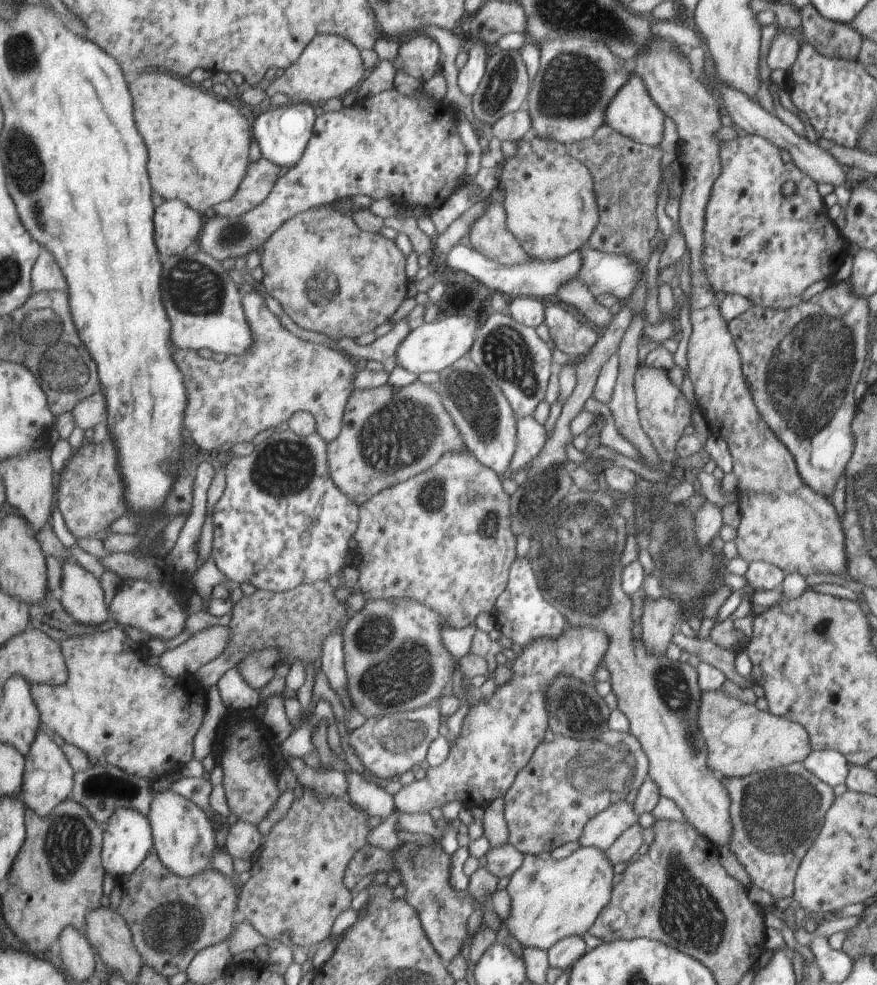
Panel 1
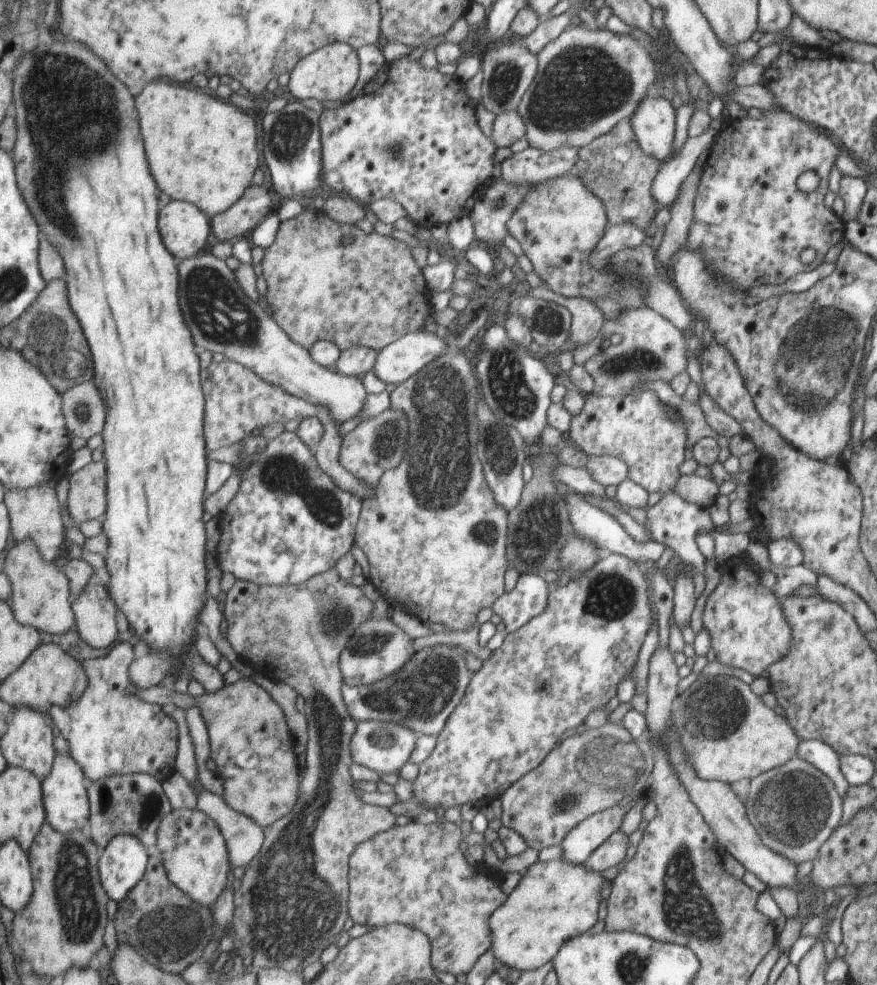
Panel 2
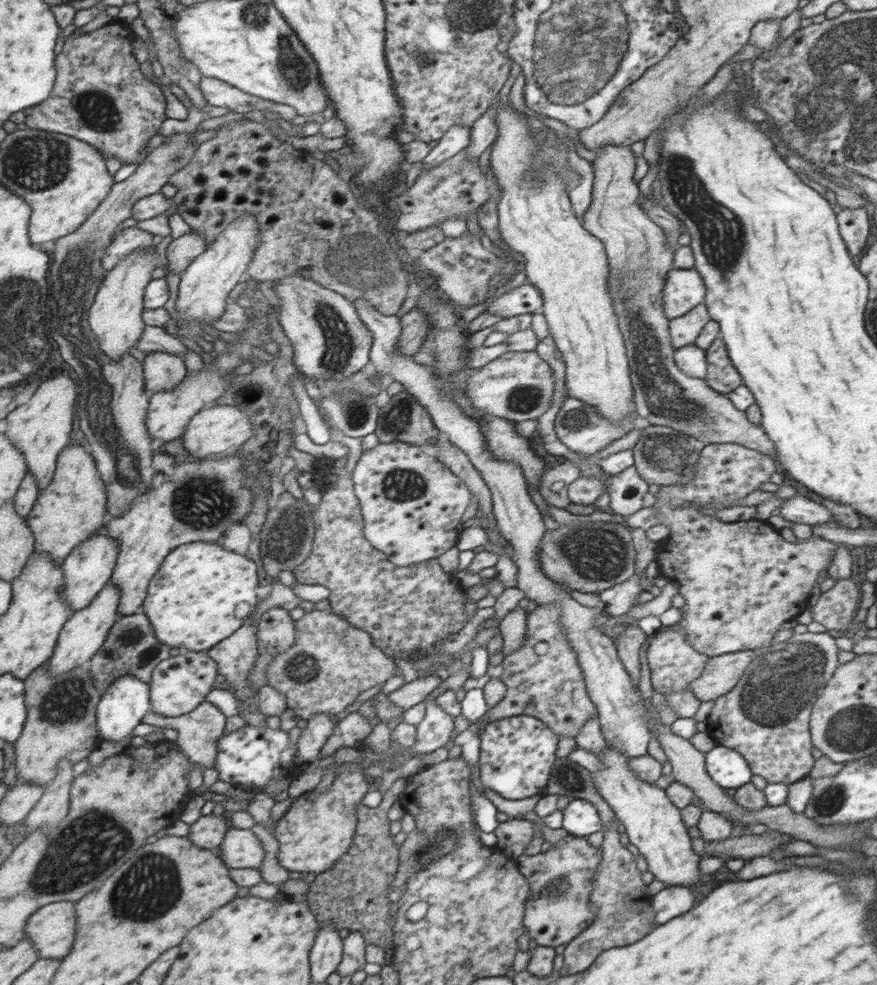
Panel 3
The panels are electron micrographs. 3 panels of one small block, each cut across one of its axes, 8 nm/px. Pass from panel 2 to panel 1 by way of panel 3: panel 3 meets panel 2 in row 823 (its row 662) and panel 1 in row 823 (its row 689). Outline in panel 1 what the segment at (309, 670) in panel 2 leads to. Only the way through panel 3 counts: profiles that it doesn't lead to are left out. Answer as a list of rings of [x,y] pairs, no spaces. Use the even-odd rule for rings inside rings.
[[[304,790],[301,798],[292,804],[287,818],[283,818],[279,824],[273,826],[271,834],[265,838],[263,842],[263,851],[256,855],[253,859],[253,866],[251,868],[251,877],[242,885],[241,891],[241,910],[239,911],[242,918],[249,920],[254,927],[263,935],[265,944],[269,947],[277,946],[281,942],[281,938],[285,938],[285,934],[289,934],[292,946],[312,946],[317,944],[321,947],[325,943],[329,943],[329,938],[333,938],[333,930],[337,930],[337,916],[341,916],[347,906],[349,906],[349,892],[347,892],[347,885],[344,883],[345,870],[347,869],[348,862],[352,860],[353,854],[359,850],[363,844],[367,845],[367,834],[369,834],[369,824],[367,824],[367,814],[363,814],[357,806],[351,806],[349,802],[345,802],[343,798],[317,798],[313,790]]]

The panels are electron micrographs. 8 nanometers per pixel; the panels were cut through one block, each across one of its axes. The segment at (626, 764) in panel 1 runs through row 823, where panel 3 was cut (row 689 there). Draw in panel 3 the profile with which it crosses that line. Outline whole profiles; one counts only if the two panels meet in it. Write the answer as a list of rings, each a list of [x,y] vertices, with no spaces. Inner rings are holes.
[[[555,601],[549,605],[537,605],[529,612],[525,623],[525,642],[504,656],[500,664],[503,670],[498,679],[505,685],[505,695],[475,721],[477,728],[481,730],[493,720],[509,716],[532,715],[544,721],[558,737],[574,737],[589,716],[597,716],[577,661],[577,652],[568,644],[559,616],[561,609]]]

